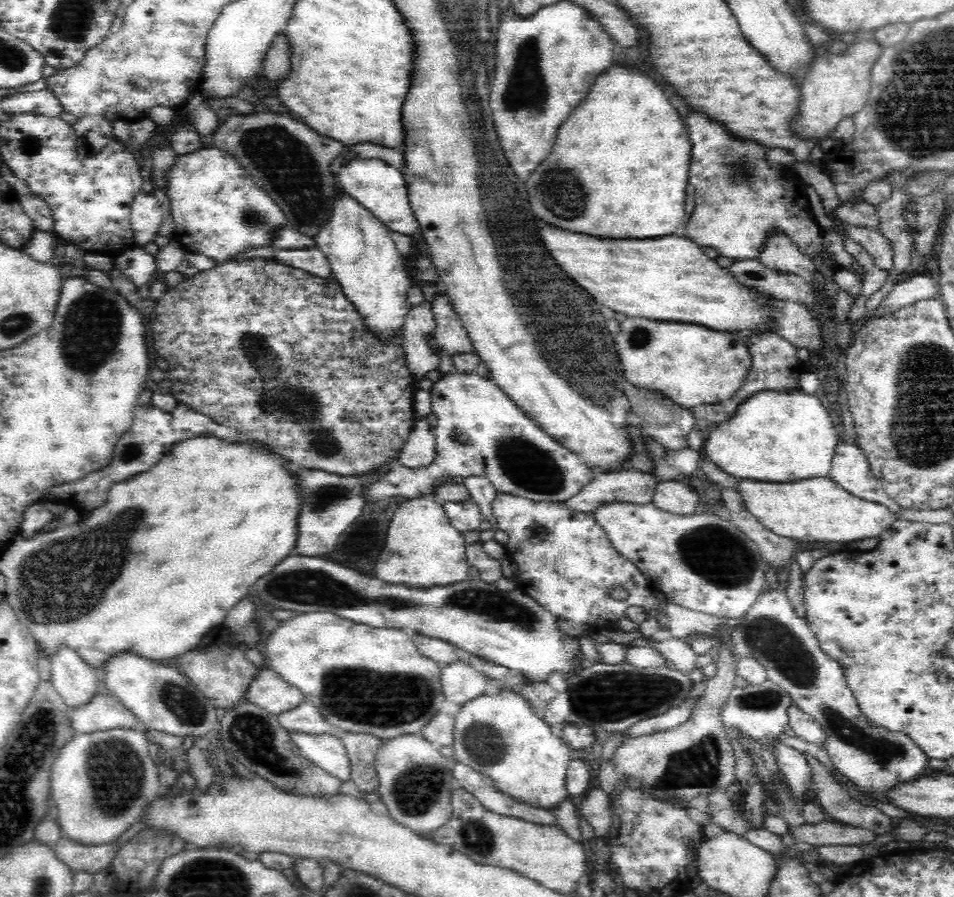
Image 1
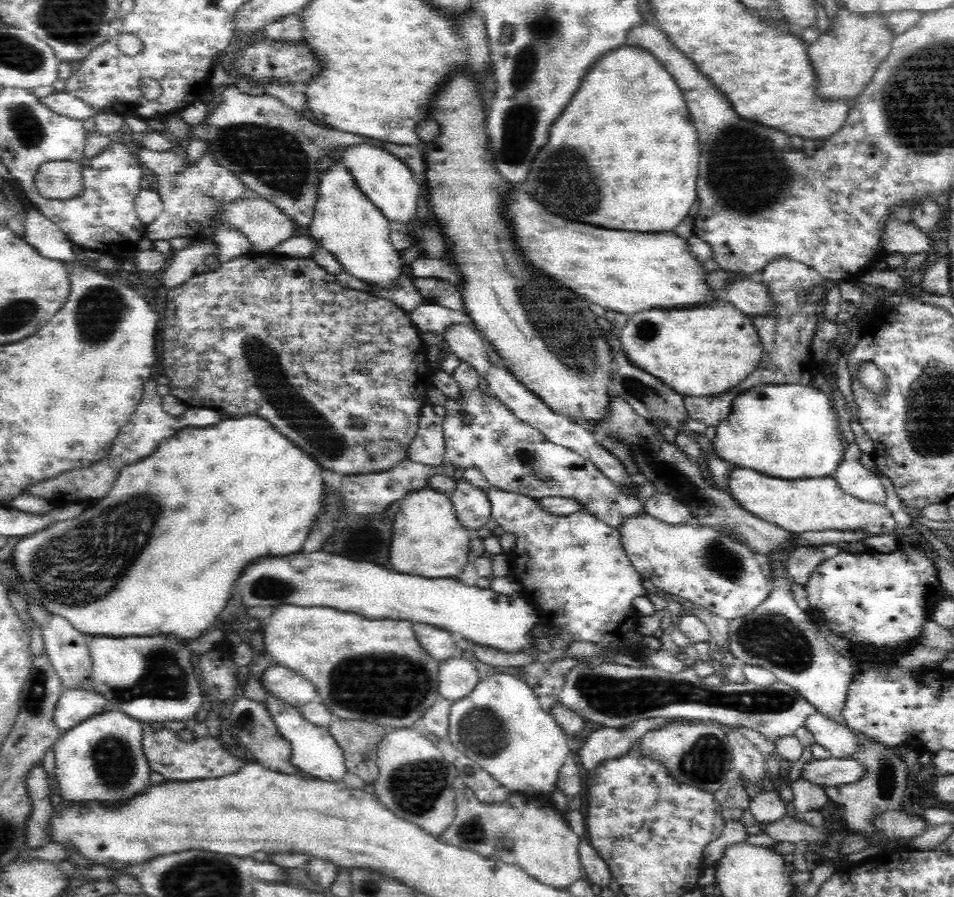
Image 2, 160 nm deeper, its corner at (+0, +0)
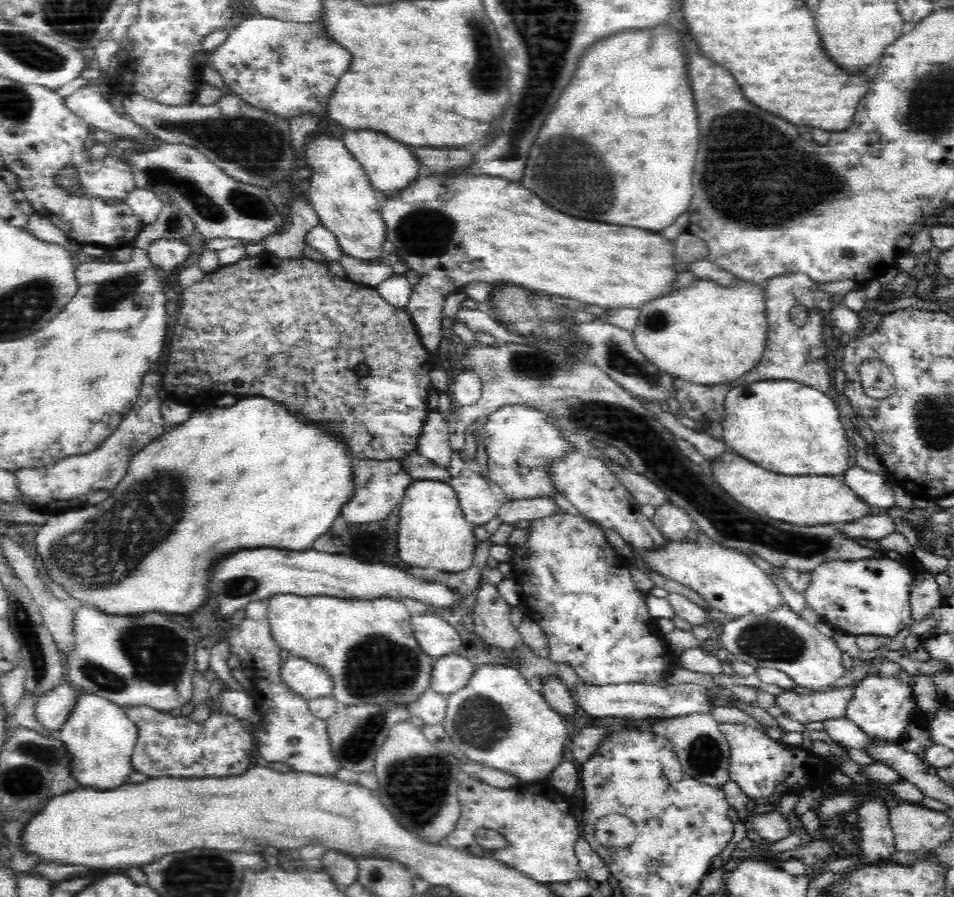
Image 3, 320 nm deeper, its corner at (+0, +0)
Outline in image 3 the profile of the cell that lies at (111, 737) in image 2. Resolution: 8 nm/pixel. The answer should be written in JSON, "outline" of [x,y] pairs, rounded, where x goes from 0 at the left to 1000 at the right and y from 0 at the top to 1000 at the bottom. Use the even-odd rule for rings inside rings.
{"outline":[[[84,770],[74,798],[58,818],[75,844],[77,870],[82,870],[86,876],[101,876],[105,881],[124,878],[132,874],[132,867],[142,858],[136,849],[144,828],[145,813],[124,784]]]}

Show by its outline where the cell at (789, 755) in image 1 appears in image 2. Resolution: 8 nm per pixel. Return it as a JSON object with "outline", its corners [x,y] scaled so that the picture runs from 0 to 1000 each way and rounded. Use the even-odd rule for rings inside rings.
{"outline":[[[890,843],[889,845],[853,845],[842,854],[839,866],[865,878],[867,875],[876,877],[891,875],[901,868],[904,863],[906,863],[906,853],[901,853],[901,848],[893,847]]]}

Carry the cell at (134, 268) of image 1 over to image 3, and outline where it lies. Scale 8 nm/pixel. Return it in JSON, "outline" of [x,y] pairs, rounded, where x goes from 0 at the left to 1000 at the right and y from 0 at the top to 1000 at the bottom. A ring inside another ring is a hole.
{"outline":[[[164,266],[154,274],[155,289],[169,300],[191,297],[201,285],[201,276],[193,266]]]}

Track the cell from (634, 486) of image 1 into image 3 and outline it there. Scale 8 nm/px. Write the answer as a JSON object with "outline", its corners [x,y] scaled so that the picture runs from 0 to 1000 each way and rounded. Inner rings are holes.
{"outline":[[[566,553],[566,555],[532,559],[521,569],[520,577],[535,585],[541,582],[560,581],[560,577],[574,576],[583,571],[587,571],[587,567],[581,556]]]}

